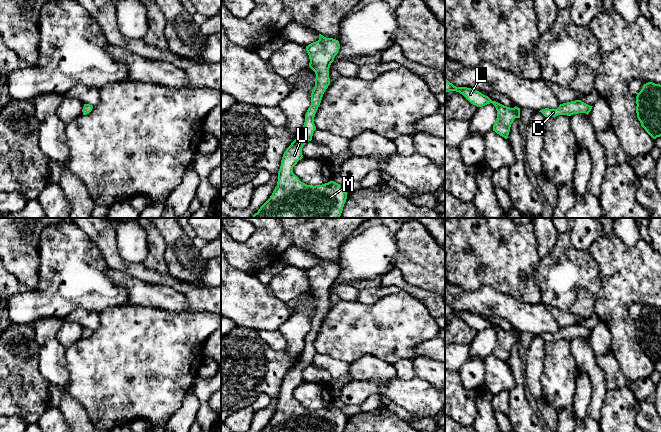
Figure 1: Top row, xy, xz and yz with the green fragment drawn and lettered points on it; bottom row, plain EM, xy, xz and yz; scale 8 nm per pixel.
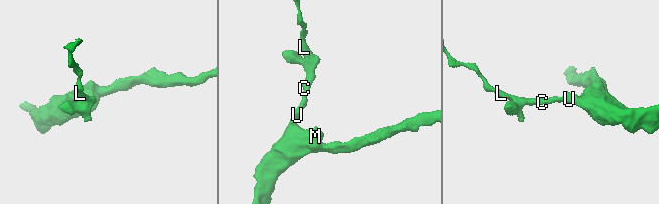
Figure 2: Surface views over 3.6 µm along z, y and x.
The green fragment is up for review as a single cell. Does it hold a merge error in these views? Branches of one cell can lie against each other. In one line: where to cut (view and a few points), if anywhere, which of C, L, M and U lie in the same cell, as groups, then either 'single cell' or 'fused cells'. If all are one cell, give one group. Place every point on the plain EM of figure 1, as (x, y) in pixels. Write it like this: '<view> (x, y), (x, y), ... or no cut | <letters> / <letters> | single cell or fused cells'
no cut | C L M U | single cell

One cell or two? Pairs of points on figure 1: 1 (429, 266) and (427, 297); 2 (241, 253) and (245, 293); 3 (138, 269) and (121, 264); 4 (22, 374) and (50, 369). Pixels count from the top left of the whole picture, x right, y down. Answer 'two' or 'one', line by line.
1: two
2: two
3: one
4: two

